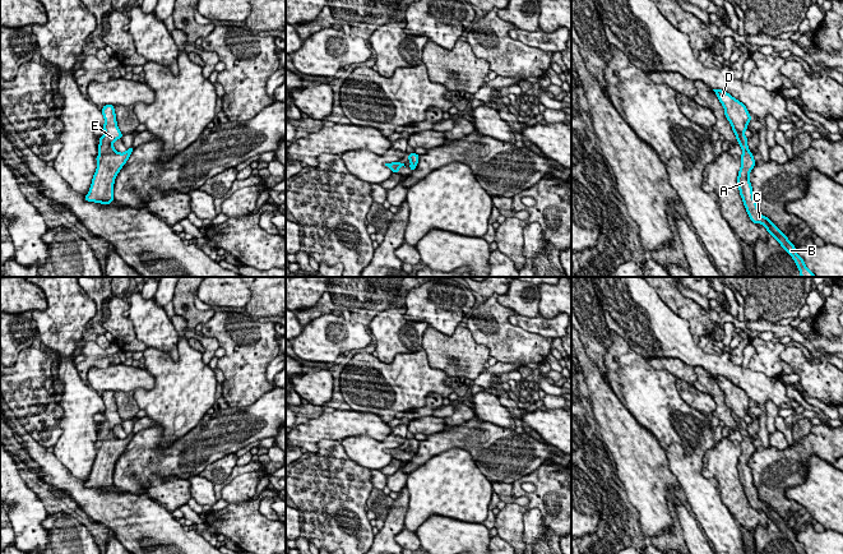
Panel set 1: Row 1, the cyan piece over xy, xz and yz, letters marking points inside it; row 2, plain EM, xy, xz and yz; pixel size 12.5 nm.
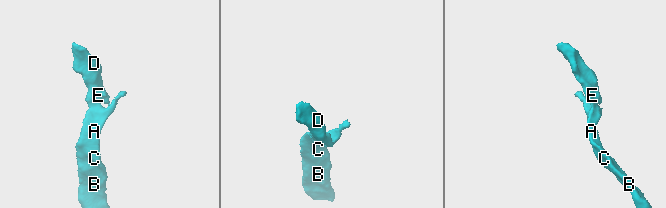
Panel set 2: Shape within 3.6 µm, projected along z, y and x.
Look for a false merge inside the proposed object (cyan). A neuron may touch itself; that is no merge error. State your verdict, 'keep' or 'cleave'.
keep

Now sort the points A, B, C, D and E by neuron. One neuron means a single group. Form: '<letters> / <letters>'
A B C D E

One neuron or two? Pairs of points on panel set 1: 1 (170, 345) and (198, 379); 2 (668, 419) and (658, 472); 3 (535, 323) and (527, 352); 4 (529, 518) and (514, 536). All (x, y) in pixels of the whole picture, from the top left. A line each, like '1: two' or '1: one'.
1: two
2: two
3: two
4: two

